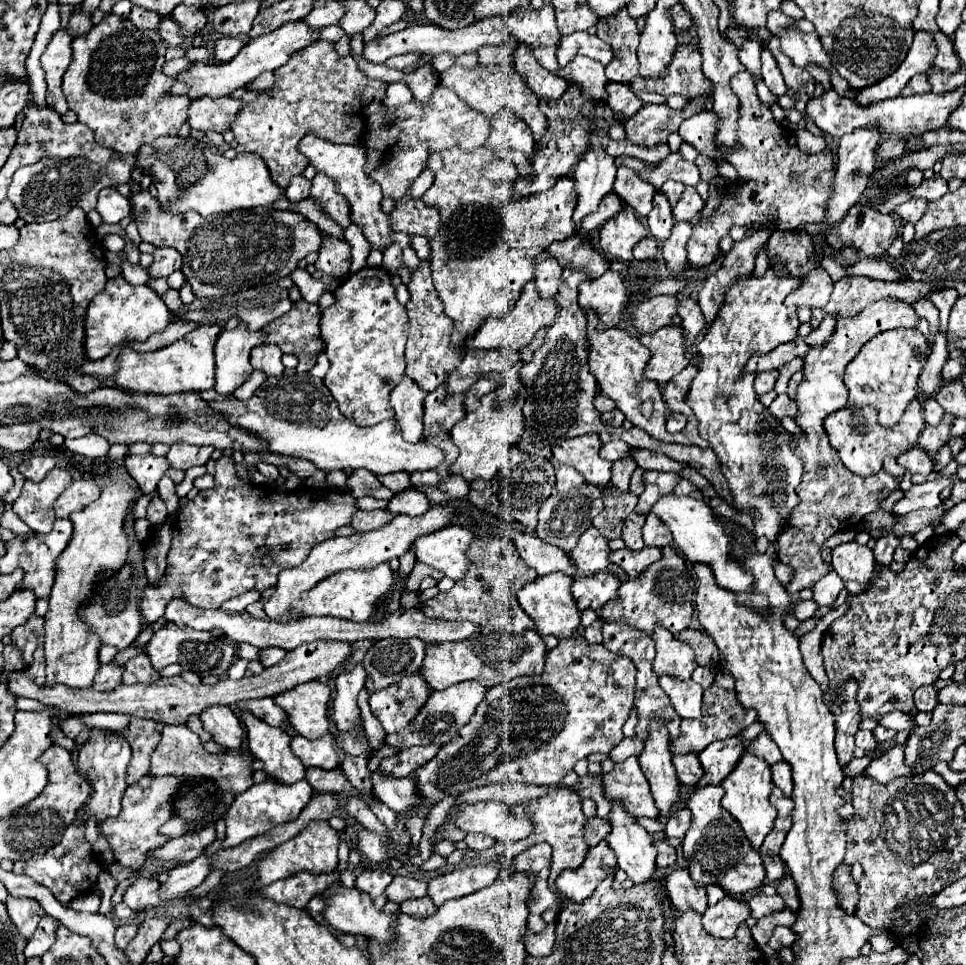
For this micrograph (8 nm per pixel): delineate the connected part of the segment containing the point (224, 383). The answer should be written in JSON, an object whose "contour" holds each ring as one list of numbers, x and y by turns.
{"contour":[[238,325,232,331,222,331,216,347,216,383,214,391,220,395,232,395,242,383,246,383,252,375,250,351,264,343,262,331,246,331,244,325]]}

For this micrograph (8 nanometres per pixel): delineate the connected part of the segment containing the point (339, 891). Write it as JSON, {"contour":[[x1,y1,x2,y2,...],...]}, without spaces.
{"contour":[[338,885,338,887,330,887,322,893,322,897,326,899,326,907,322,911,326,923,340,931,340,933,350,933,350,935,370,935,374,939,380,939,382,943,390,941,392,939,392,919,394,915,392,913,382,913,378,911,376,907,372,907,372,901,370,901,370,895,364,893,364,891,358,891,356,887,348,889,344,885]]}

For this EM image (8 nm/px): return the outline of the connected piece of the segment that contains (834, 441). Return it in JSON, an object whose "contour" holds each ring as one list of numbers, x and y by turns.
{"contour":[[912,399,900,417,900,421,894,427,882,427,876,421,876,409,874,407,844,407,824,419,824,429,830,437,830,445,838,451,840,461,846,469,850,469,856,475,868,477,882,469,882,461,886,455,898,457,910,447,916,445,916,439,920,437,920,427,924,427,924,415,922,405,918,399]]}

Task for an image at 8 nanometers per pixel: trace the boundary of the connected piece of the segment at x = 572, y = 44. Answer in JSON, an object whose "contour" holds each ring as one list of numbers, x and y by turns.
{"contour":[[584,31,576,35,564,35,560,39,560,49,558,49,560,67,568,65,576,55,584,55,594,61,600,61,602,65,608,65,612,61,612,47,602,39,598,39,596,35,588,35]]}

